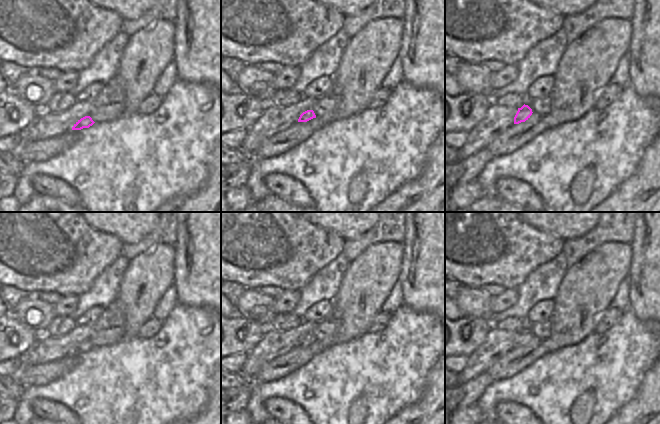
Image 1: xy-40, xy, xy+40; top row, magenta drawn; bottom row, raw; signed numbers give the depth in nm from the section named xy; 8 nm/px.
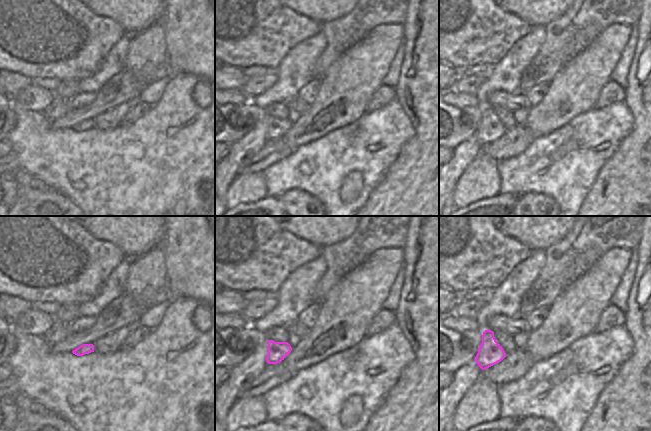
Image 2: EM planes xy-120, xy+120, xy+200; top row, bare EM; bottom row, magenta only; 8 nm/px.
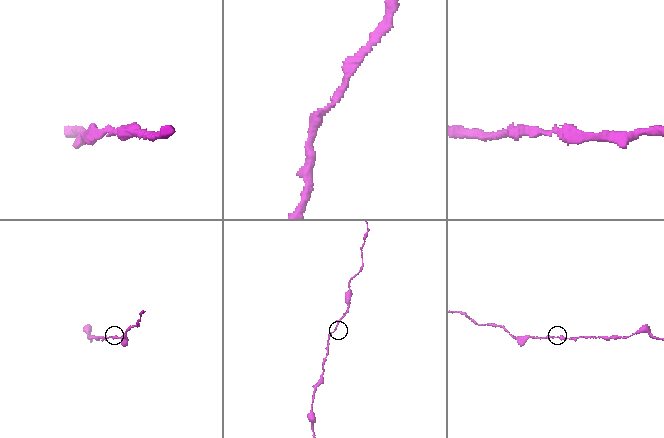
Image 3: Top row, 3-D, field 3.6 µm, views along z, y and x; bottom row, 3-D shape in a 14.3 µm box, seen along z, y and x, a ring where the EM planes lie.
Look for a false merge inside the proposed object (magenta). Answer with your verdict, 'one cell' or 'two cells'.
one cell

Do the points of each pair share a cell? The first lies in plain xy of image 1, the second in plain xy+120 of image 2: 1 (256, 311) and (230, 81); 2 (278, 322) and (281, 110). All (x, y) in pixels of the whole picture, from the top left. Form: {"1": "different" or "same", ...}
{"1": "same", "2": "same"}

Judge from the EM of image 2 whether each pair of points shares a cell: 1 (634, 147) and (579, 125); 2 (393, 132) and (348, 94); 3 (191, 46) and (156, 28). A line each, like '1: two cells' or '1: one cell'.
1: two cells
2: two cells
3: two cells

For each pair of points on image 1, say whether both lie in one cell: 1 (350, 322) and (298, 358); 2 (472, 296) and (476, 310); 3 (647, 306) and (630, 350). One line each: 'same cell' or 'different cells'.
1: same cell
2: same cell
3: different cells

